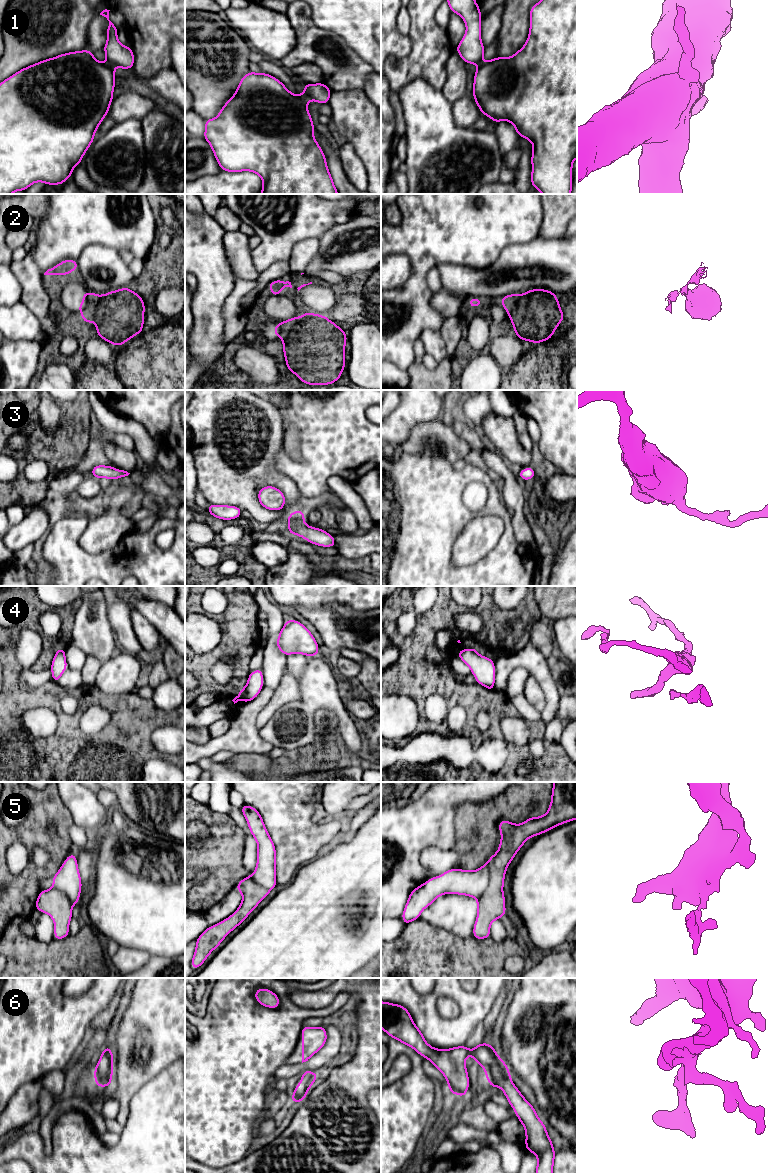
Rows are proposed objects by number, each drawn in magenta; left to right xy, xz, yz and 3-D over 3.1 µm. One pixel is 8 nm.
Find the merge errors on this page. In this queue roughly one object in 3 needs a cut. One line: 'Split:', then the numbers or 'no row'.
Split: 1, 5

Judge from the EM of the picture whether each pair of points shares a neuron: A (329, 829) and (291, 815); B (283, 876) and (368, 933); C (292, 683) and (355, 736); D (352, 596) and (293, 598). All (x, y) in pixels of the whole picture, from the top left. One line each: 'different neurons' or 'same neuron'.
A: same neuron
B: different neurons
C: different neurons
D: same neuron

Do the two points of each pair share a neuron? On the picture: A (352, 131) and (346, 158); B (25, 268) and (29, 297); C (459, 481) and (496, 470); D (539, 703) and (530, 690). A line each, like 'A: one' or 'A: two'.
A: two
B: one
C: two
D: one

